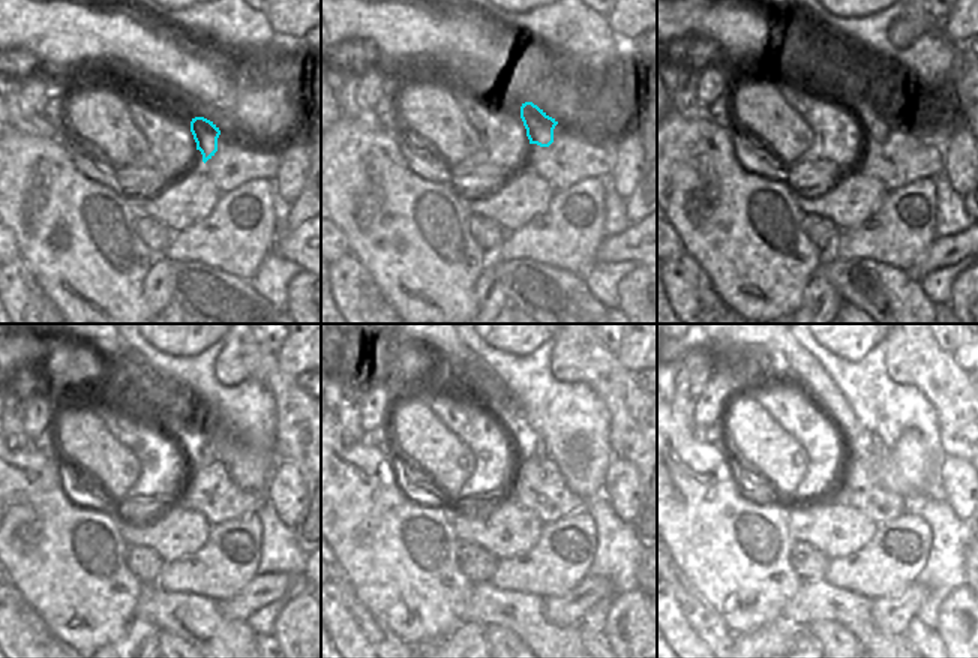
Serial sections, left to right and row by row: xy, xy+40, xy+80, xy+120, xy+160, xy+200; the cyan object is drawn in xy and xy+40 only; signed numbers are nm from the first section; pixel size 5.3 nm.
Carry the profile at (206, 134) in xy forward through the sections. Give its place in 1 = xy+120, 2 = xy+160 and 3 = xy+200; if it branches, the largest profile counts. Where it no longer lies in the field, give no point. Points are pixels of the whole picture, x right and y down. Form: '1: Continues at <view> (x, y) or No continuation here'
1: Continues at xy+120 (197, 448)
2: Continues at xy+160 (539, 451)
3: Continues at xy+200 (878, 448)

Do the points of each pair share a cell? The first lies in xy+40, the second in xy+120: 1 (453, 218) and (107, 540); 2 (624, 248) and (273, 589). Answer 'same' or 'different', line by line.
1: same
2: same

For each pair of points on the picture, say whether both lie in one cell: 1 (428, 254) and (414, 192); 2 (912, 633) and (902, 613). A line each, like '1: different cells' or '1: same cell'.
1: same cell
2: different cells

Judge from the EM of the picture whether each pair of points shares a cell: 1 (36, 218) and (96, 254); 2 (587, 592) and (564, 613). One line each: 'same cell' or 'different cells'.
1: same cell
2: same cell

